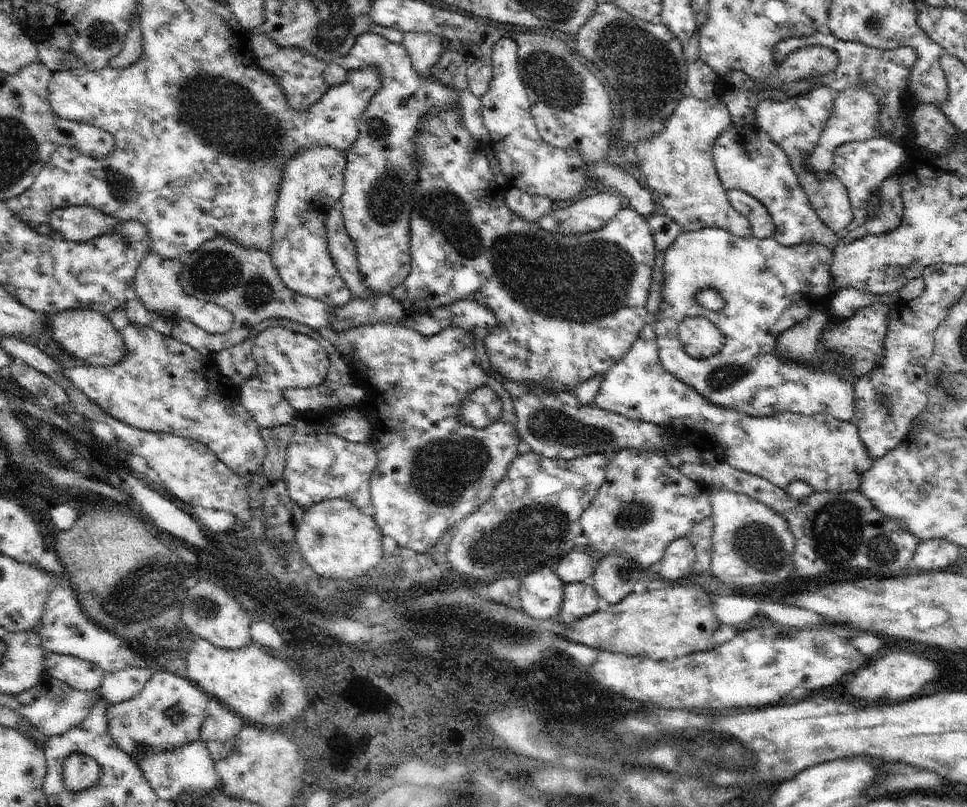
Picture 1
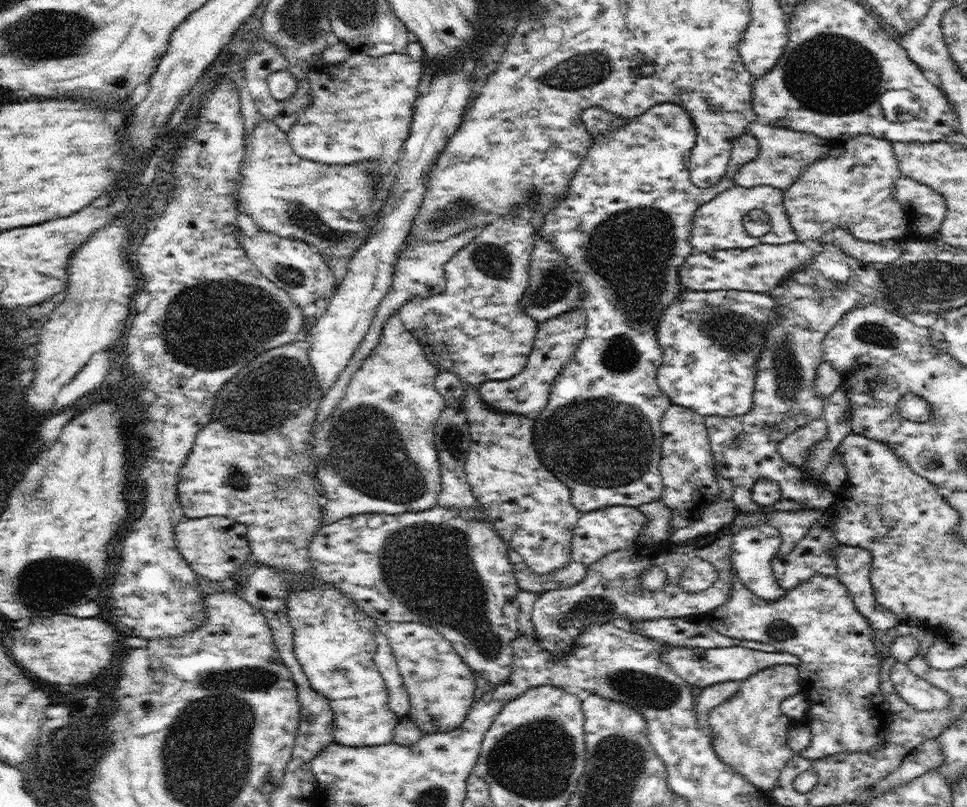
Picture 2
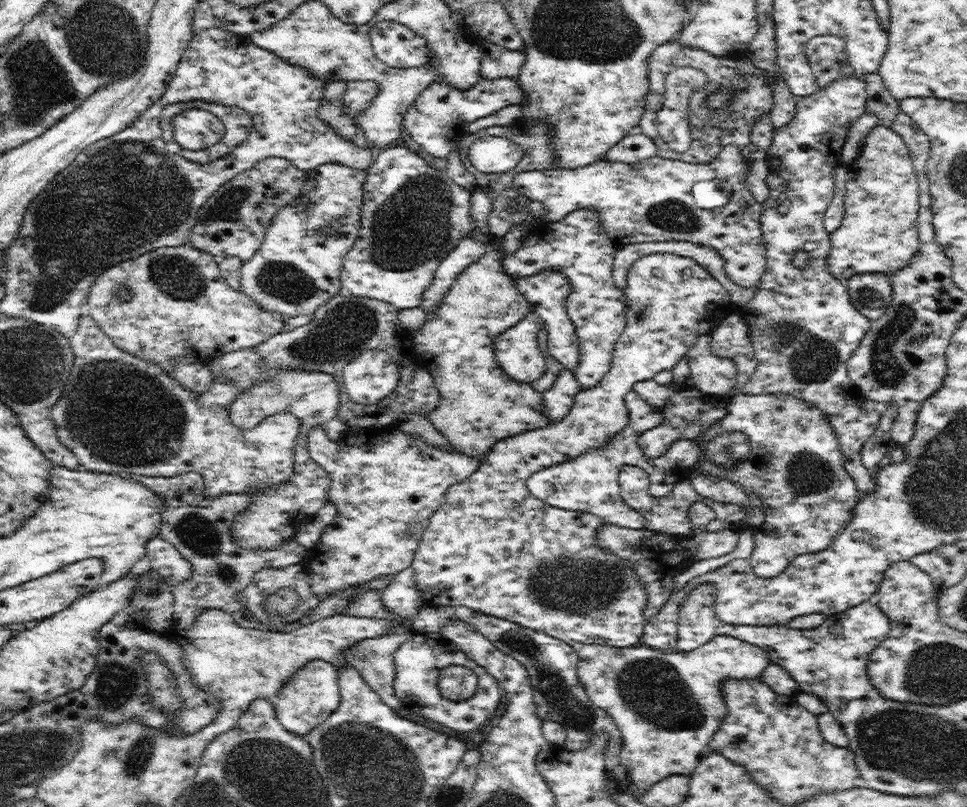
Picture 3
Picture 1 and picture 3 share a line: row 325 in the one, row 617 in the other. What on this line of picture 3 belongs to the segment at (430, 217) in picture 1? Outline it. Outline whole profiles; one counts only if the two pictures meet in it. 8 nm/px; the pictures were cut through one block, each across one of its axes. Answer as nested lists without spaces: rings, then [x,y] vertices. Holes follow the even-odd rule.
[[[651,252],[639,256],[629,272],[625,296],[625,328],[613,344],[609,372],[597,382],[595,388],[579,392],[573,400],[569,414],[545,428],[509,436],[493,444],[491,452],[479,460],[477,472],[447,488],[443,504],[429,518],[429,526],[421,534],[419,548],[413,562],[413,588],[421,596],[421,608],[469,608],[481,614],[495,616],[529,628],[545,632],[555,640],[563,640],[573,652],[579,652],[585,644],[599,644],[611,648],[633,648],[641,644],[643,626],[647,622],[647,590],[637,574],[633,562],[605,550],[597,544],[597,532],[603,520],[591,512],[569,512],[549,504],[541,504],[525,488],[527,478],[533,472],[577,460],[591,450],[605,448],[627,424],[625,396],[635,384],[651,384],[653,376],[661,370],[673,370],[673,366],[693,348],[699,336],[711,334],[725,316],[741,314],[735,302],[729,300],[727,290],[693,258],[675,256],[669,252]]]

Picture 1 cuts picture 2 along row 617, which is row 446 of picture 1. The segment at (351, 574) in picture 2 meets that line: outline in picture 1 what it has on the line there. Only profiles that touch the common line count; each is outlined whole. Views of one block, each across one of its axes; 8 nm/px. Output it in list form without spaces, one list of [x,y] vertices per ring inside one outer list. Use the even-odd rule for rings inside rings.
[[[373,322],[349,326],[345,330],[319,330],[319,336],[333,344],[351,382],[363,390],[363,398],[353,404],[353,408],[363,412],[365,422],[369,424],[369,438],[363,446],[373,448],[377,456],[377,464],[373,466],[369,480],[369,512],[381,528],[381,536],[393,538],[397,546],[413,550],[417,556],[431,554],[445,530],[457,528],[465,516],[473,514],[489,500],[495,486],[503,480],[509,464],[519,456],[517,448],[521,438],[515,428],[511,396],[503,390],[501,380],[493,380],[489,372],[483,372],[475,364],[473,342],[467,330],[449,328],[433,338],[423,338],[421,334],[401,326]],[[483,386],[499,398],[499,416],[485,428],[463,424],[459,408],[465,402],[465,396]]]

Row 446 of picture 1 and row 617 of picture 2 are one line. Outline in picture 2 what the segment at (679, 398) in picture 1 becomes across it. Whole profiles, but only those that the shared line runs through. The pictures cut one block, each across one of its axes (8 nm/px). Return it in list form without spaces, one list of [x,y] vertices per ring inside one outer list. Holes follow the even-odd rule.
[[[733,572],[727,604],[701,618],[723,636],[741,642],[763,642],[769,650],[789,652],[799,658],[801,694],[809,704],[805,724],[811,730],[811,742],[799,754],[801,758],[819,760],[839,752],[863,752],[869,756],[885,744],[883,732],[889,732],[891,714],[887,716],[885,696],[879,686],[881,662],[871,642],[873,628],[855,610],[851,596],[837,578],[813,576],[779,600],[759,600]]]

